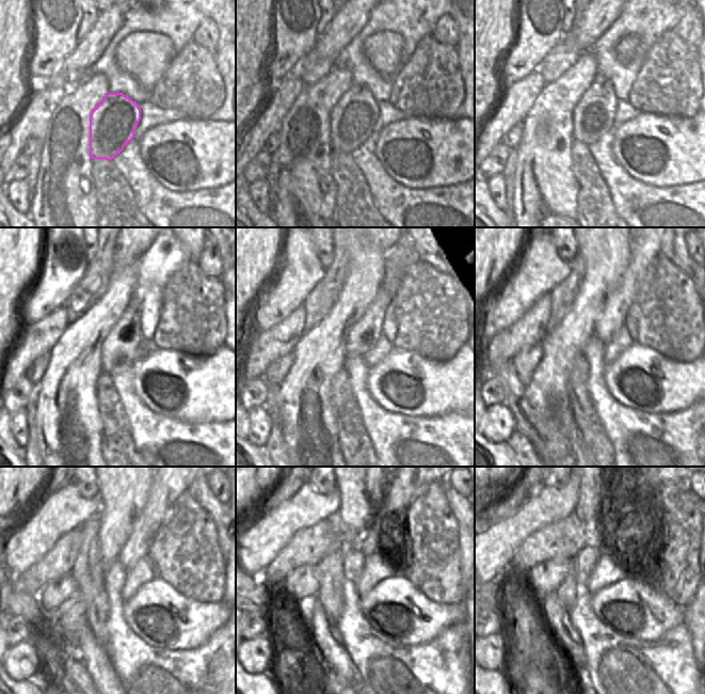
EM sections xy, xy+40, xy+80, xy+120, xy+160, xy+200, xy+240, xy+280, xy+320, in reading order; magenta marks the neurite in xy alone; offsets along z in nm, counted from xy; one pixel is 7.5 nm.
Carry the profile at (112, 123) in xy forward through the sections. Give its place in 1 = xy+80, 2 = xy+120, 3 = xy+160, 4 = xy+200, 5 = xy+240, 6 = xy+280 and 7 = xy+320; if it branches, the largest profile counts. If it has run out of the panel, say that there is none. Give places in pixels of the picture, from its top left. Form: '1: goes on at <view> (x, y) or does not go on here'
1: goes on at xy+80 (593, 116)
2: goes on at xy+120 (122, 347)
3: goes on at xy+160 (398, 259)
4: goes on at xy+200 (644, 249)
5: goes on at xy+240 (166, 488)
6: goes on at xy+280 (403, 488)
7: goes on at xy+320 (654, 488)

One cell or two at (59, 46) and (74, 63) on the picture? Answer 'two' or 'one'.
two

